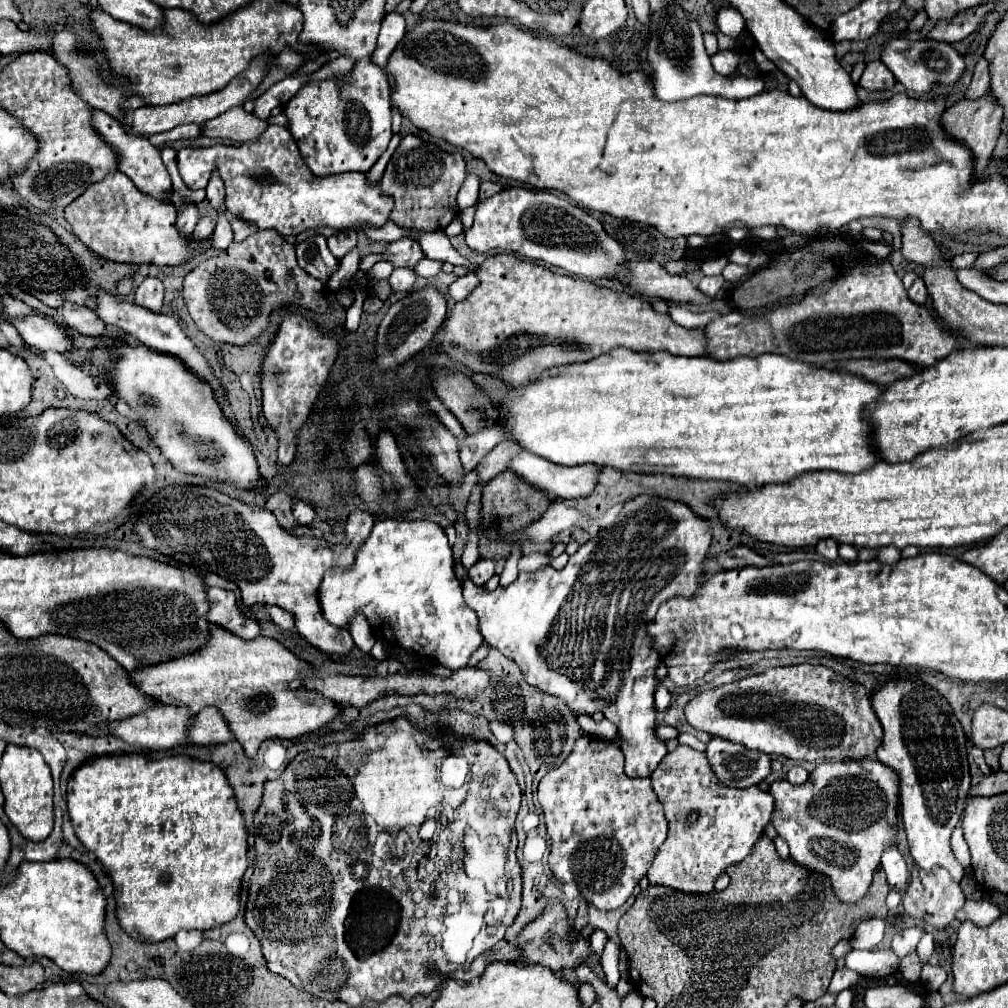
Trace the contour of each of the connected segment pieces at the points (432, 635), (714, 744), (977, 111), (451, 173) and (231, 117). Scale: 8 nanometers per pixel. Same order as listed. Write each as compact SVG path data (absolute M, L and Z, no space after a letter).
M376 520L366 544L356 554L356 564L350 570L332 570L322 580L320 606L334 626L348 626L354 612L366 614L378 638L392 636L410 650L434 656L450 670L464 668L470 656L480 648L482 636L474 630L474 612L462 606L462 586L454 574L454 552L440 524L430 520Z
M712 738L704 754L712 772L724 786L750 788L770 774L770 756L746 750L746 746L722 738Z
M990 90L984 96L976 98L976 100L962 98L962 100L958 100L954 106L950 106L944 112L942 126L948 130L950 136L958 138L960 142L964 142L974 152L974 158L976 158L976 176L982 174L986 170L986 166L990 164L990 160L992 160L992 152L994 152L998 136L1000 136L1002 118L1004 118L1004 108L996 102L996 98L994 98L994 94Z
M406 134L390 158L384 176L382 192L390 194L396 202L392 222L412 230L440 230L448 226L456 214L456 194L464 182L466 164L464 158L454 152L444 152L436 144L424 142L418 134Z
M234 106L234 110L228 110L226 114L220 114L218 118L212 118L202 124L202 134L208 138L228 138L234 142L250 142L252 138L258 138L262 130L266 130L266 120L260 120L252 114L246 114L240 106Z

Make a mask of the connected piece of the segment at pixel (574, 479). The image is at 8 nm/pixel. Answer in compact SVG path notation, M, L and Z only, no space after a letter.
M522 452L510 464L510 470L522 474L534 486L546 486L554 498L586 498L594 492L602 466L582 464L582 466L560 466L532 452Z

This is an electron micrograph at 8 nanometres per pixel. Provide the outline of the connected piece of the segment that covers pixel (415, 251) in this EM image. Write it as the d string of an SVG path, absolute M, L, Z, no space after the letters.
M402 238L402 240L396 240L392 242L384 254L382 254L384 260L390 260L394 266L404 266L404 268L414 268L424 256L420 244L412 238Z

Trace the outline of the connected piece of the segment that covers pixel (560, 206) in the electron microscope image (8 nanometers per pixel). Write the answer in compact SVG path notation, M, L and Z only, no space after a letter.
M506 188L492 198L480 200L478 210L476 204L464 210L460 220L466 230L466 244L474 252L490 252L496 248L512 250L530 260L542 262L546 266L558 266L570 274L586 276L590 280L614 278L614 268L626 260L620 244L604 232L596 218L592 218L580 206L574 206L570 200L548 192Z

